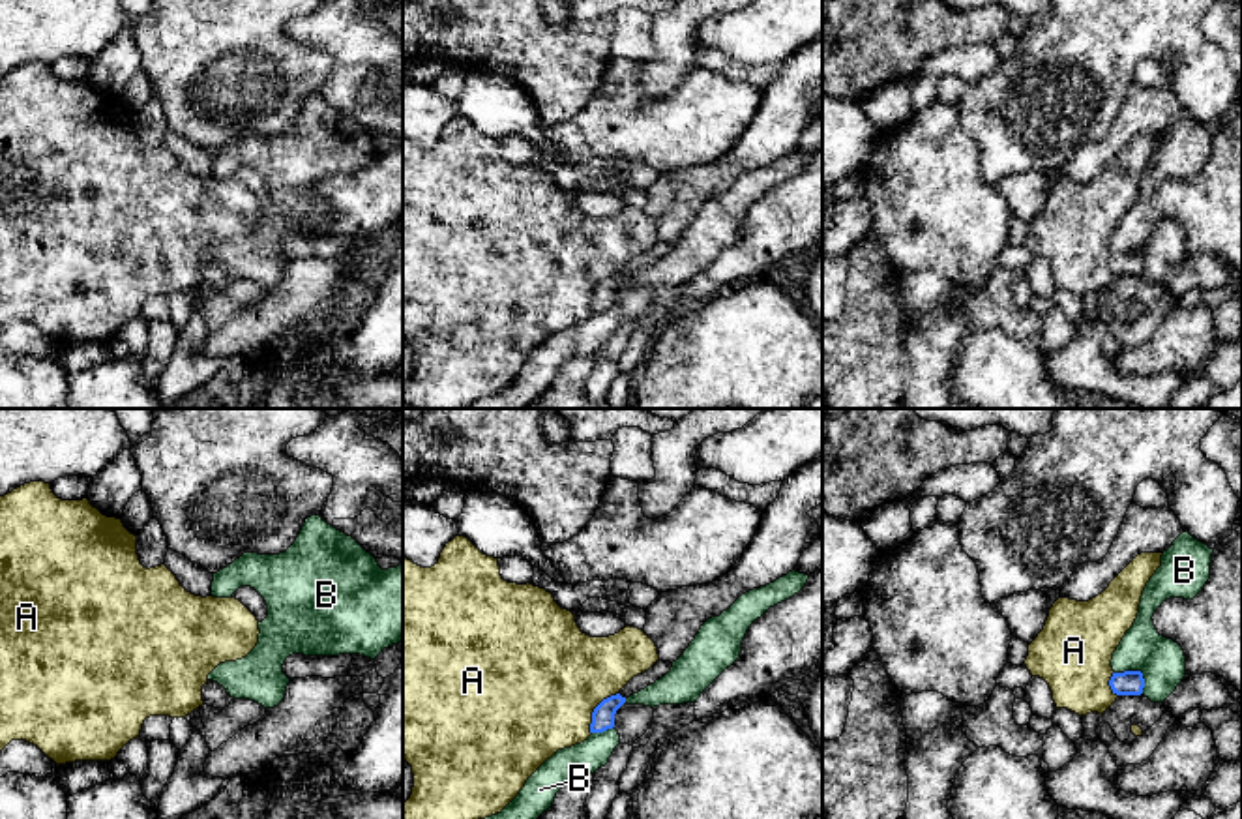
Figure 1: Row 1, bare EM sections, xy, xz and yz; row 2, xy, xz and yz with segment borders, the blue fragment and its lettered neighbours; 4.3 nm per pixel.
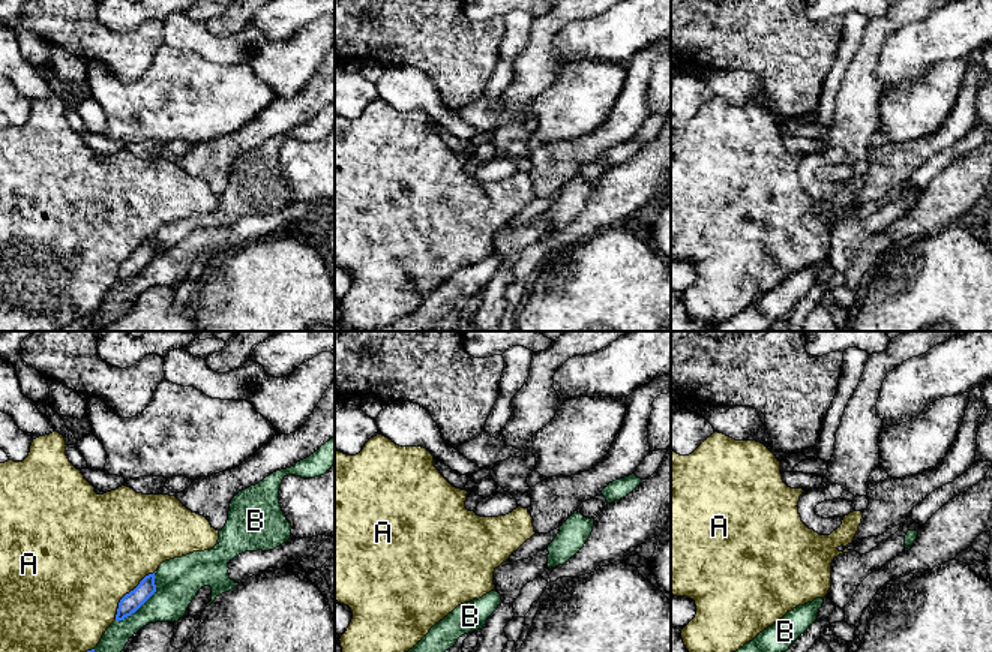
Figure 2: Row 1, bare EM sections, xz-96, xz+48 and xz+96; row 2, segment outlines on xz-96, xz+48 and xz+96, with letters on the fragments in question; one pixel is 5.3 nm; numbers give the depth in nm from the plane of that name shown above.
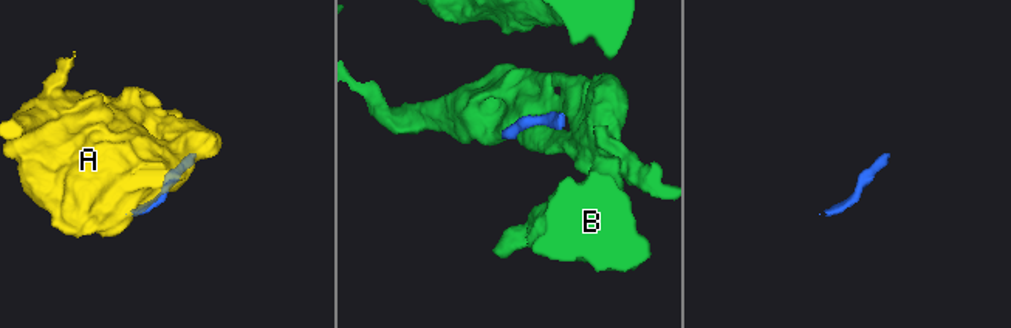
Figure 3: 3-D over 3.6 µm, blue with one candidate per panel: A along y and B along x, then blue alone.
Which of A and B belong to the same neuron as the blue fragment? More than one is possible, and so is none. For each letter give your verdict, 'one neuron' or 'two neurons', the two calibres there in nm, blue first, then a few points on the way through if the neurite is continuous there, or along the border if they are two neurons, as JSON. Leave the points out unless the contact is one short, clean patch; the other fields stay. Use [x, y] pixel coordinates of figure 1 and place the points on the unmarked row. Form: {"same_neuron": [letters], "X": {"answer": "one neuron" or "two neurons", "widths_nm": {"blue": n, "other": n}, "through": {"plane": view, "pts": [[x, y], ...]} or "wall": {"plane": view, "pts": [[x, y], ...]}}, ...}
{"same_neuron": [], "A": {"answer": "two neurons", "widths_nm": {"blue": 100, "other": 500}}, "B": {"answer": "two neurons", "widths_nm": {"blue": 110, "other": 200}}}

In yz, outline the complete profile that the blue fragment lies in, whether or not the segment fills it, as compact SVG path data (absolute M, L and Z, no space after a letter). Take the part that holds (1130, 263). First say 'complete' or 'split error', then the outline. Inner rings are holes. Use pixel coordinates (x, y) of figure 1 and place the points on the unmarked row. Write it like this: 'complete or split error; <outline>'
complete; M1141 251L1113 253L1109 266L1116 275L1141 275L1145 259Z

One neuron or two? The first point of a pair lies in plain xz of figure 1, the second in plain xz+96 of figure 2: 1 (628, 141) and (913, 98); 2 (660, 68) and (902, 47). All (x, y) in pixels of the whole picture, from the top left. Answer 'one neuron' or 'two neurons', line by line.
1: one neuron
2: two neurons

